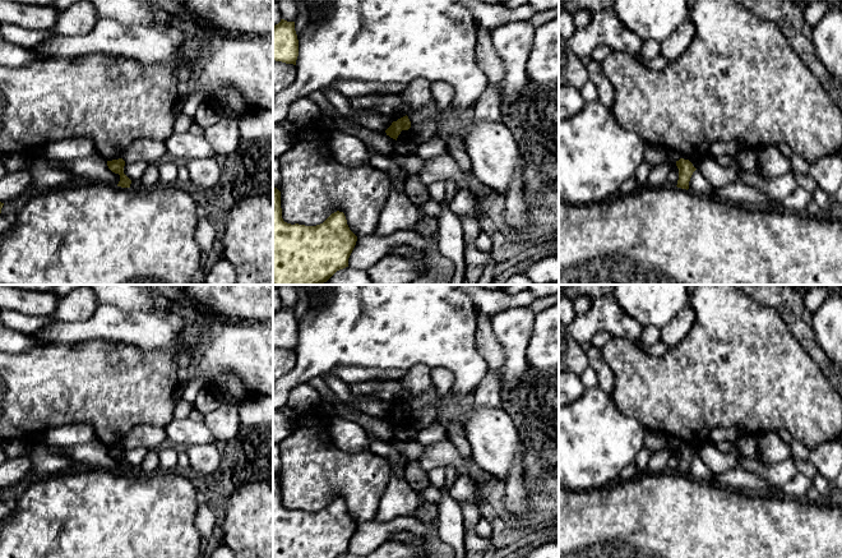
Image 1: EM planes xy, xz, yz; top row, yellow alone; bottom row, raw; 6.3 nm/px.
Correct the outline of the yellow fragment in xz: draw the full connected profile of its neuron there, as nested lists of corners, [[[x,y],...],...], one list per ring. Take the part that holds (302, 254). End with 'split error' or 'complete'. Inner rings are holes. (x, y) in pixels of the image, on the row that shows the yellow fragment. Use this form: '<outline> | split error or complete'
[[[273,186],[273,285],[323,285],[337,271],[348,267],[357,236],[350,230],[343,212],[332,213],[316,226],[283,221],[281,192]]] | complete

